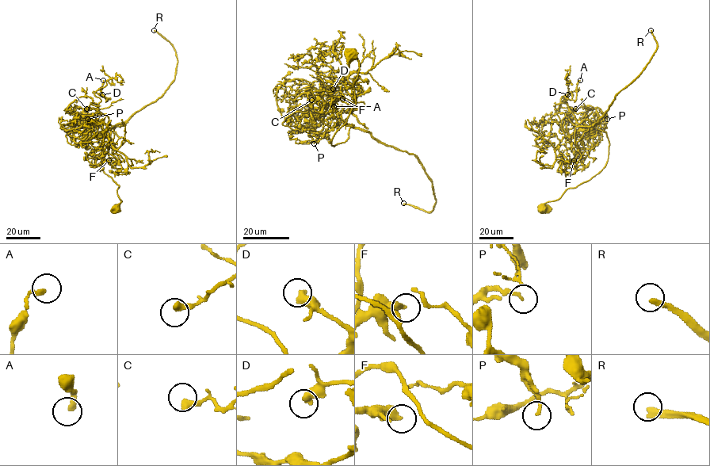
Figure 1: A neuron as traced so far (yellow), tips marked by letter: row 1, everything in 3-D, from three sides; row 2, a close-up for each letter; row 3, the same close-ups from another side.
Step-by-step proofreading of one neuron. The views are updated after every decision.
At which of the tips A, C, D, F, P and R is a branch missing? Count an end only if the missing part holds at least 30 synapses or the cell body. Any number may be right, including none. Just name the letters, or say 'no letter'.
D, R

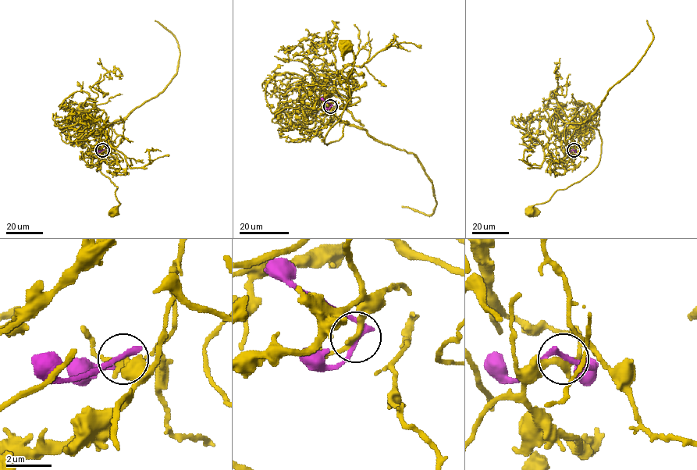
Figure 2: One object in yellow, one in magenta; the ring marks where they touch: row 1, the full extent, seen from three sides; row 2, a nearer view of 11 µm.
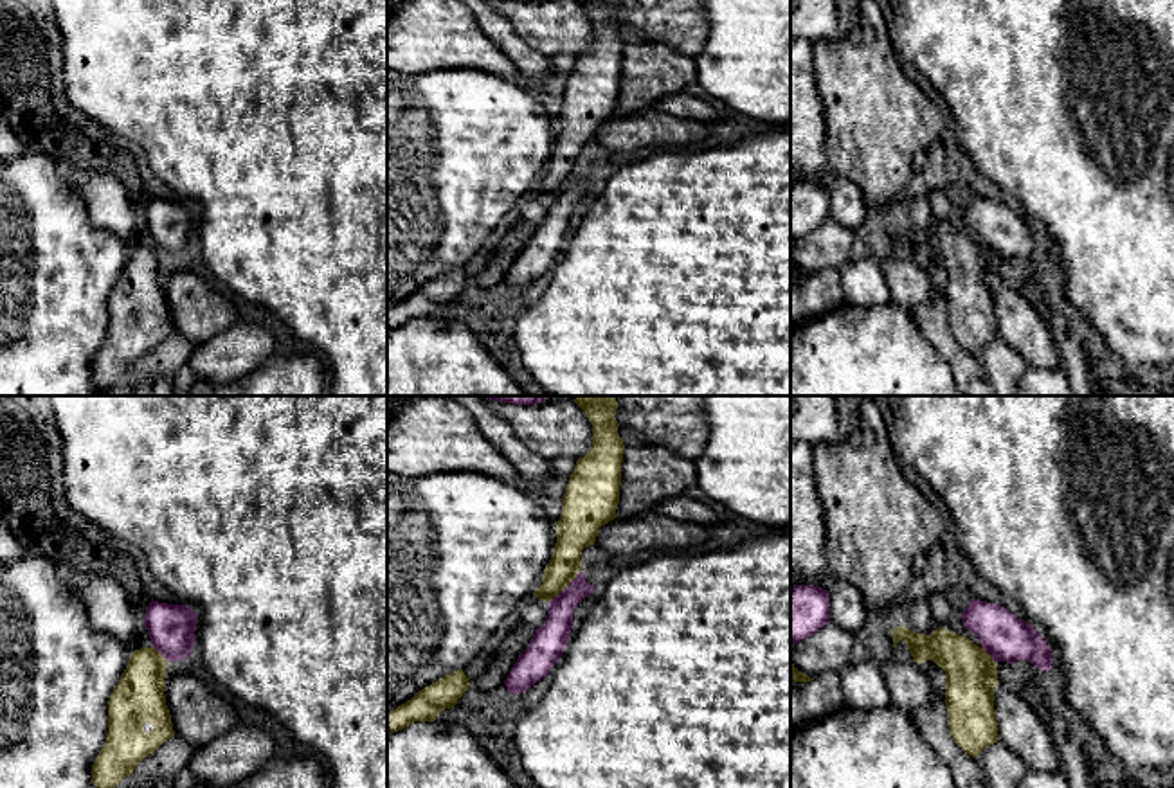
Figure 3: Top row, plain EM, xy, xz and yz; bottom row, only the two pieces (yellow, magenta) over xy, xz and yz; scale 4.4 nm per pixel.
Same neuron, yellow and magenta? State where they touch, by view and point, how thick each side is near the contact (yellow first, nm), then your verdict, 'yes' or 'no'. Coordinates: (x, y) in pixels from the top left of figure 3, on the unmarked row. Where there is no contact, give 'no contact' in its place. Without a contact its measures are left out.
xz (562, 186) | 160/150 nm | no

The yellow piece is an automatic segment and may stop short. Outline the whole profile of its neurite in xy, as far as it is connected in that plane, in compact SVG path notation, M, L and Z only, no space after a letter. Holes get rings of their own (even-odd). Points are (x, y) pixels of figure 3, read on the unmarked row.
M155 245L130 250L108 297L108 331L92 362L97 389L117 383L135 363L175 333L164 293L166 255Z

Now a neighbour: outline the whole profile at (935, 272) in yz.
M926 257L920 261L924 272L927 273L933 288L945 295L945 268L938 264L933 257Z

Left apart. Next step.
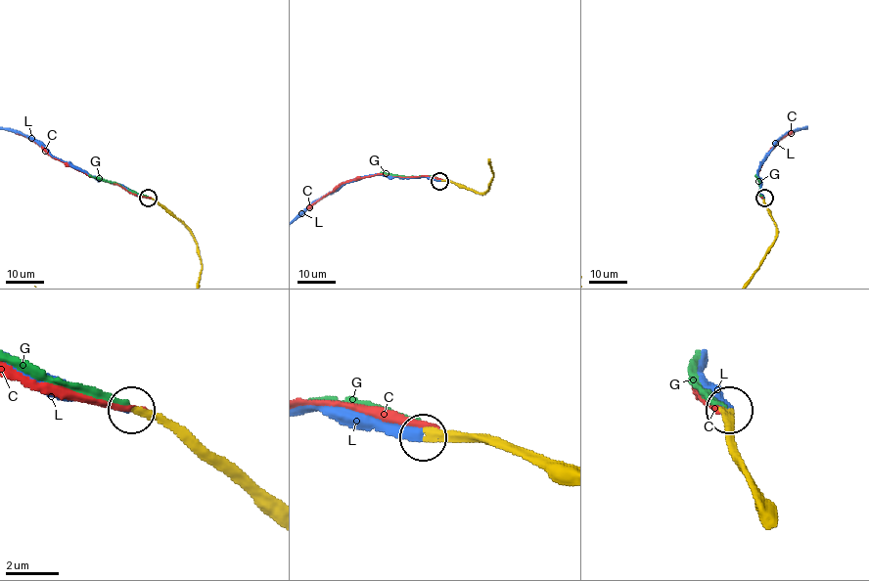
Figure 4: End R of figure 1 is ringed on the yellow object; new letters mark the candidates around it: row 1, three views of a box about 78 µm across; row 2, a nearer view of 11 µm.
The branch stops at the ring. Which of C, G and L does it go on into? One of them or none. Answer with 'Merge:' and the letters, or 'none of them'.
Merge: L

